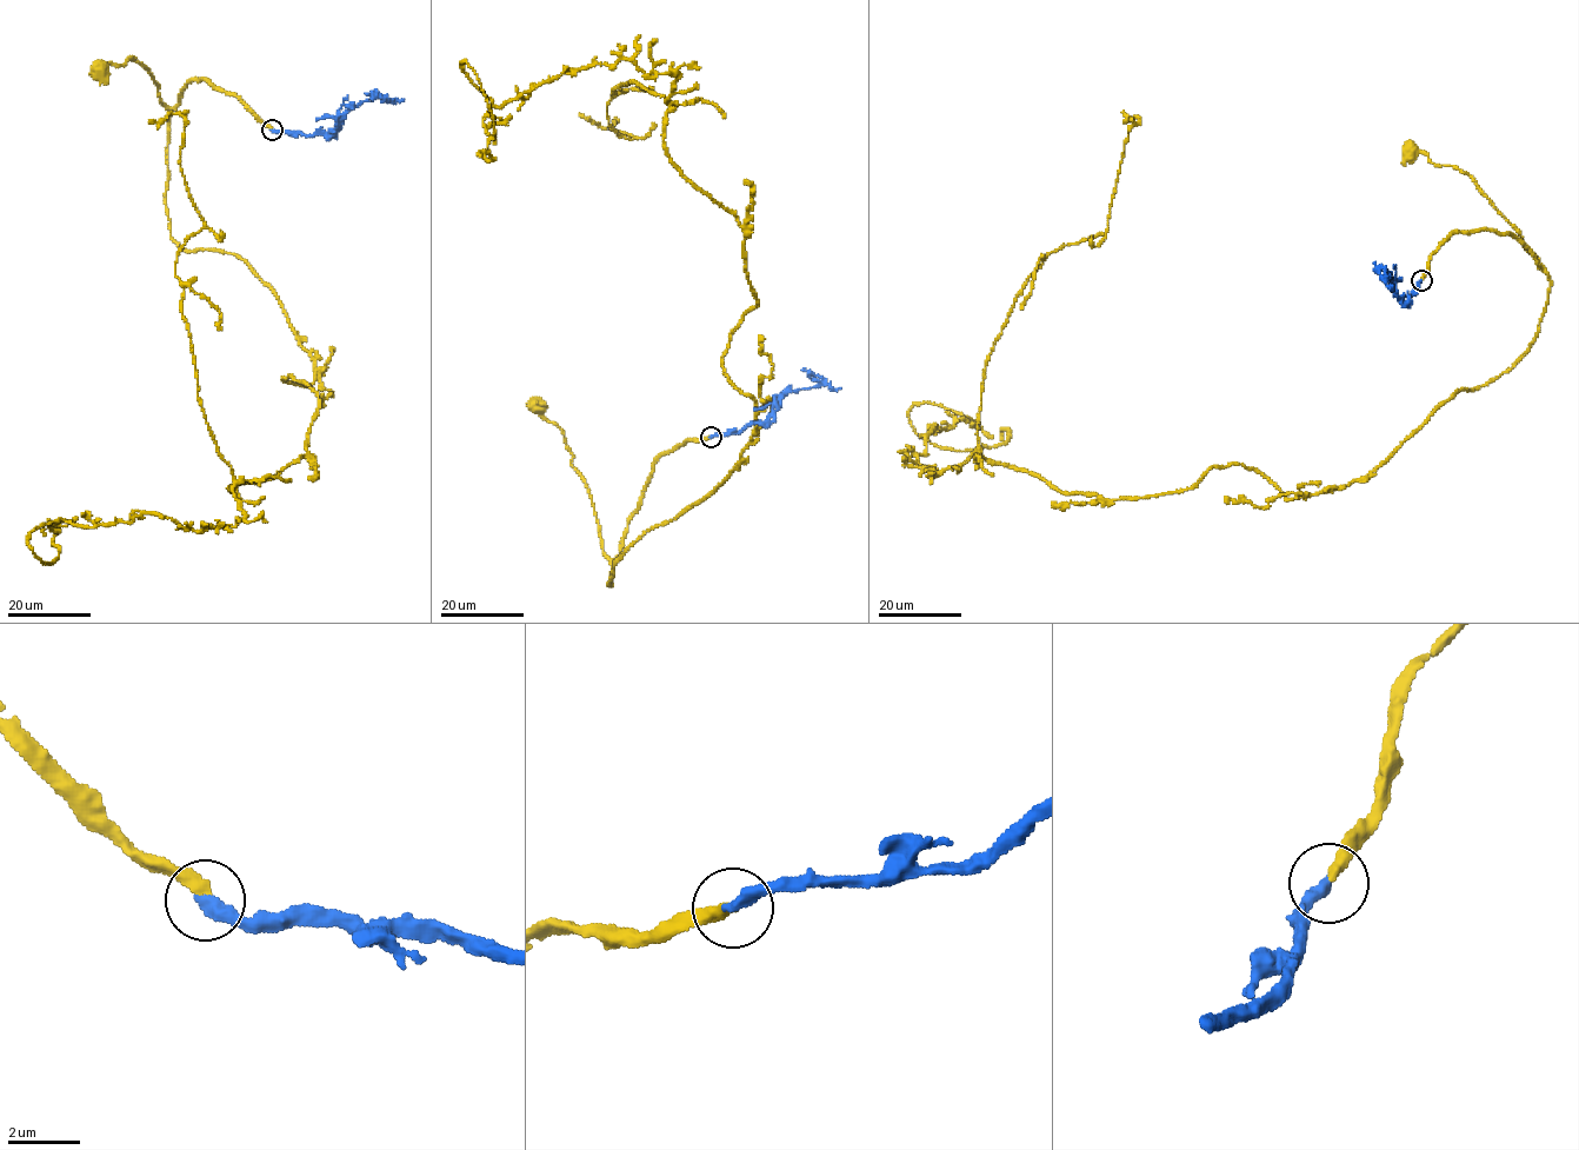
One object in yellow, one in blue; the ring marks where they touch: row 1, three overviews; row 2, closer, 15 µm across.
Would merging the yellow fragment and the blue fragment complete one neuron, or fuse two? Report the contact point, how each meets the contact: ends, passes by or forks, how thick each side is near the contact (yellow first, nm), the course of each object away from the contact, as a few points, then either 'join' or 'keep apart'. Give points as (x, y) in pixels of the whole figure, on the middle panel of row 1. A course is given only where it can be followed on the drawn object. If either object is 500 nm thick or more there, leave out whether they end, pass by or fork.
at (711, 437); yellow ends there; blue ends there; 360 nm thick on the yellow side, 400 nm on the other; yellow runs (710, 437), (690, 439), (655, 462), (620, 553), (611, 559), (564, 431), (538, 406); blue runs (710, 437), (763, 424), (783, 396), (818, 387), (820, 383), (800, 370); join

